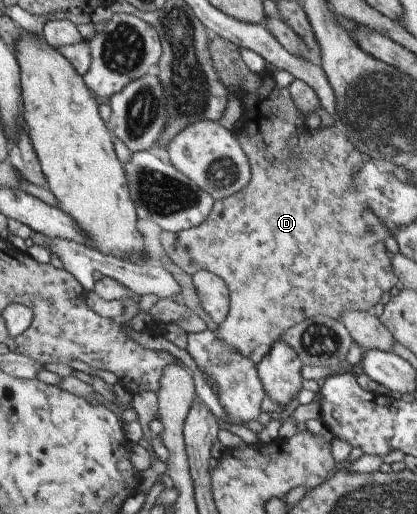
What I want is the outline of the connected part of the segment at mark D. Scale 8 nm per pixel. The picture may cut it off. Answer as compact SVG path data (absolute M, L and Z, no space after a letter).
M208 34L207 52L220 84L225 89L230 88L230 86L236 86L238 89L238 95L242 104L242 115L239 119L236 138L244 154L247 156L251 170L250 180L238 192L226 198L215 200L212 203L207 219L202 221L198 226L181 230L179 233L160 231L159 243L166 256L180 270L186 272L186 274L193 275L198 271L205 270L218 275L225 282L229 292L229 309L224 320L215 331L216 338L223 340L228 346L231 346L242 356L249 358L256 364L270 350L272 343L280 340L283 332L302 322L302 320L316 317L317 315L330 319L338 319L344 310L371 312L374 305L380 301L382 294L395 291L395 284L399 281L392 274L390 254L384 247L384 238L387 238L389 234L386 232L386 228L382 226L382 222L366 206L364 198L360 197L356 192L356 188L352 186L352 176L350 174L356 172L366 159L361 152L358 152L351 145L342 127L336 123L331 126L320 125L318 128L309 131L304 125L304 118L306 118L307 114L302 111L299 112L295 107L287 88L278 88L270 73L253 73L241 59L239 48L230 41Z

